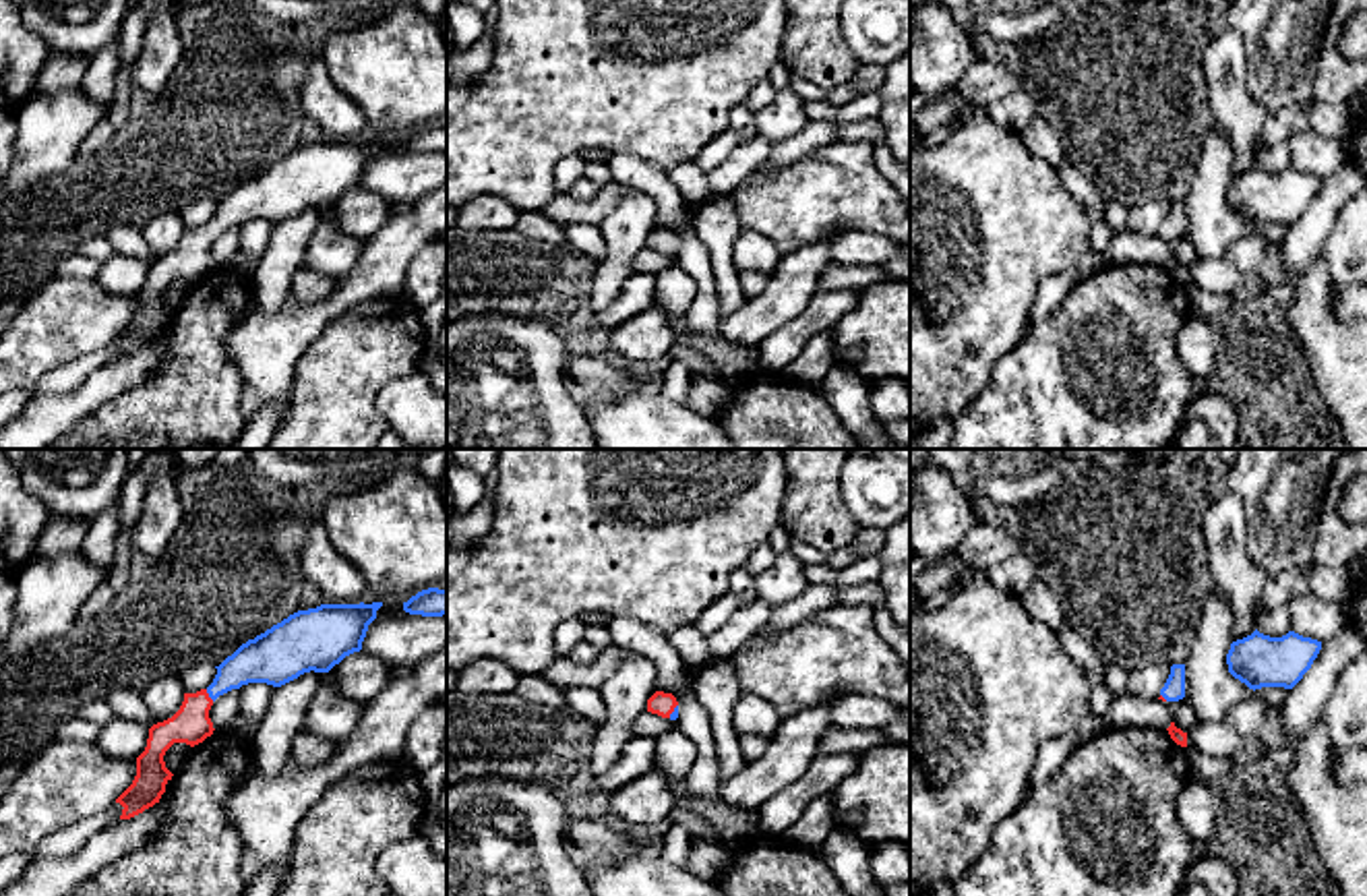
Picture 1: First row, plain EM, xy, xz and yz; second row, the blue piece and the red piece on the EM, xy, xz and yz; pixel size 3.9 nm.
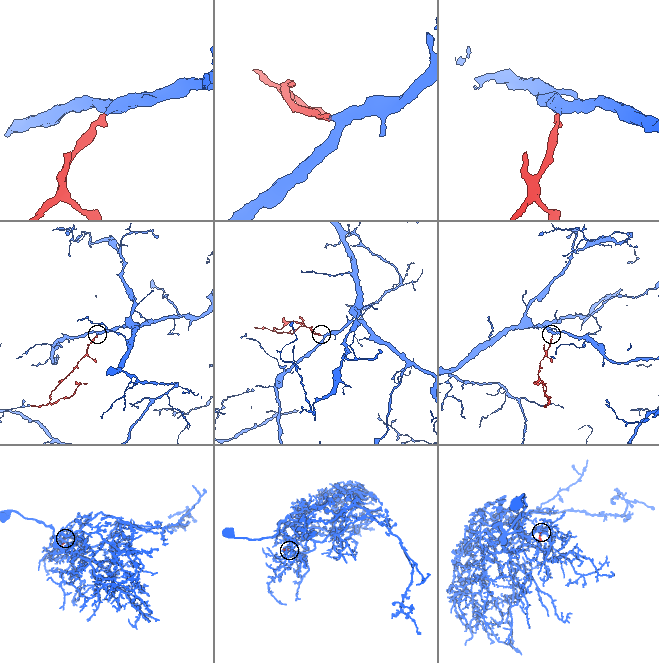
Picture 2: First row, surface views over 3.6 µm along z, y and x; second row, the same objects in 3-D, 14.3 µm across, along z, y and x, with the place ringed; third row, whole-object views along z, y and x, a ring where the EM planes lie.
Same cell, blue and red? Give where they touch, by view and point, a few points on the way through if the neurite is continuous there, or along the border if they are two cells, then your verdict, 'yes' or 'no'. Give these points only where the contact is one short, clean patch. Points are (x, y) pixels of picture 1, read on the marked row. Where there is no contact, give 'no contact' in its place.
xy (209, 696) | across xy (259, 661), (236, 669), (209, 696), (193, 712), (191, 725) | yes

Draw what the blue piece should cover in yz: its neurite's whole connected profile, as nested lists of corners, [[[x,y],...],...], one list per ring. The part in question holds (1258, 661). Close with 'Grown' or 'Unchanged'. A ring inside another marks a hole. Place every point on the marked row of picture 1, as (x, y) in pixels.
[[[1257,629],[1231,644],[1226,654],[1228,673],[1249,689],[1284,687],[1293,689],[1311,668],[1322,641],[1288,631],[1270,637]]]. Unchanged

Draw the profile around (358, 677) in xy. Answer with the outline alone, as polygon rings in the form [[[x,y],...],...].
[[[362,650],[345,656],[329,673],[337,691],[360,706],[376,697],[395,679],[391,664]]]

